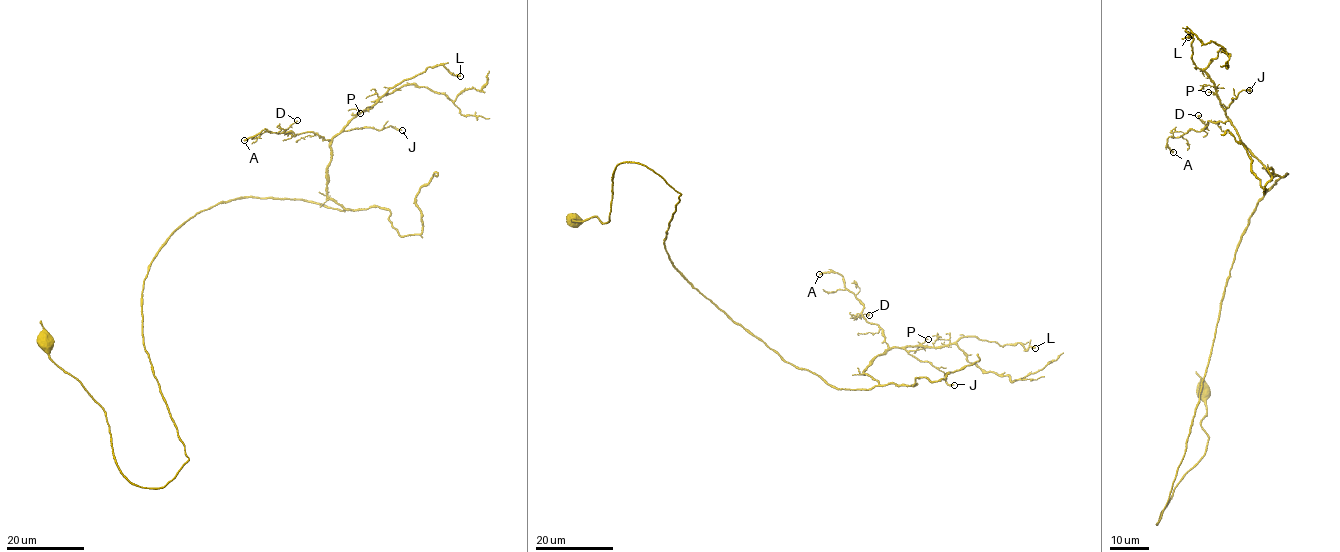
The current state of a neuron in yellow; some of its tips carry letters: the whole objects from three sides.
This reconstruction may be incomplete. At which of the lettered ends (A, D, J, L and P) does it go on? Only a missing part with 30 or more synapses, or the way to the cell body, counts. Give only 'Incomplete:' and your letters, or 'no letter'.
Incomplete: no letter

